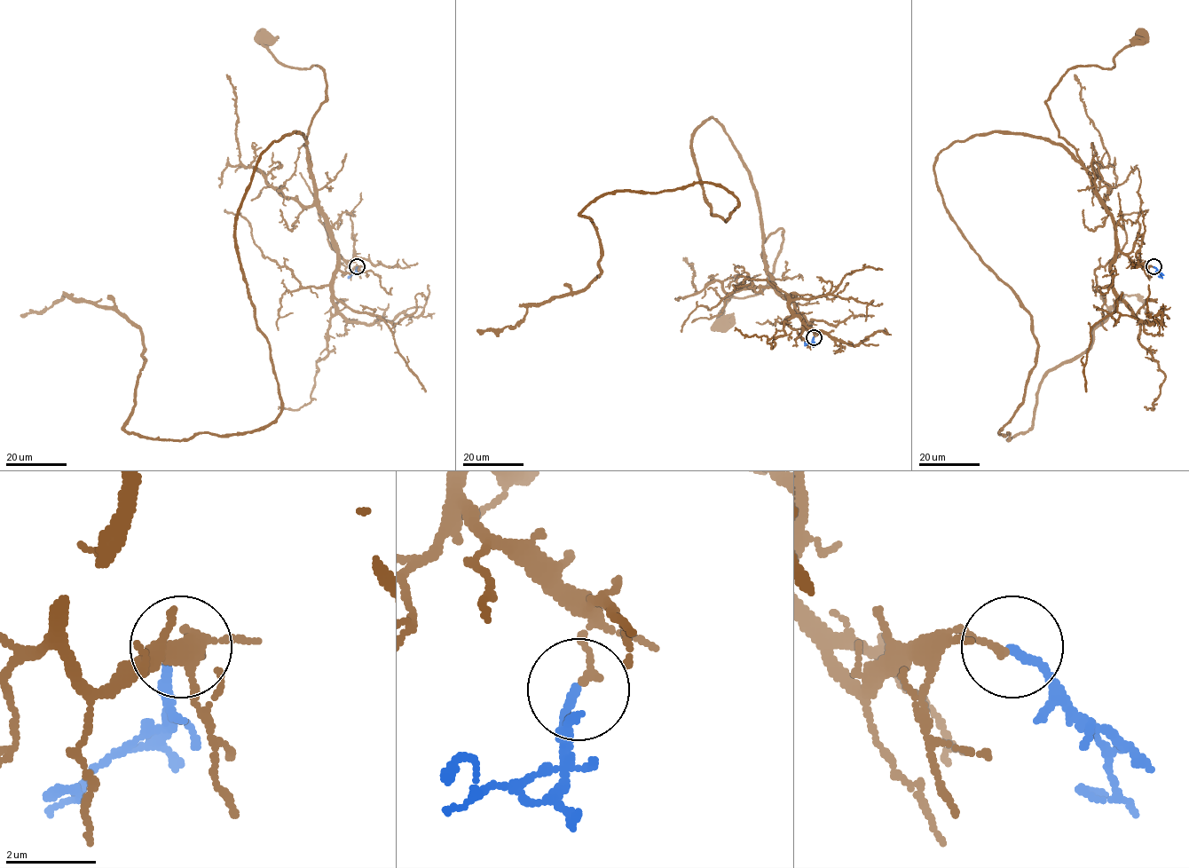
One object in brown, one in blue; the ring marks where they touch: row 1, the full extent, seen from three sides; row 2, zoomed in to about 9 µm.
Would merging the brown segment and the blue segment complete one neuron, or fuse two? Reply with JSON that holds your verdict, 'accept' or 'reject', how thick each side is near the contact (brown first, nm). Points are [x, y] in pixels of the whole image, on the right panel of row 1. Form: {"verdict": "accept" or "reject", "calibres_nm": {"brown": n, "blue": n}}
{"verdict": "reject", "calibres_nm": {"brown": 160, "blue": 190}}

